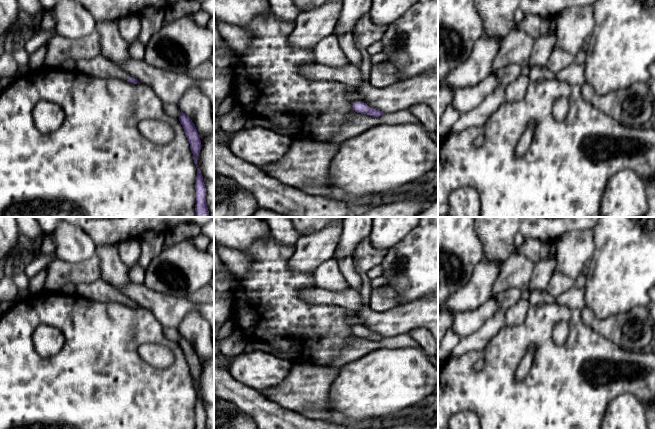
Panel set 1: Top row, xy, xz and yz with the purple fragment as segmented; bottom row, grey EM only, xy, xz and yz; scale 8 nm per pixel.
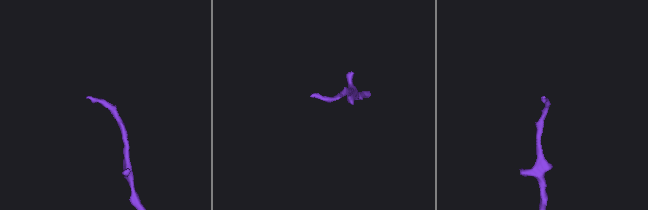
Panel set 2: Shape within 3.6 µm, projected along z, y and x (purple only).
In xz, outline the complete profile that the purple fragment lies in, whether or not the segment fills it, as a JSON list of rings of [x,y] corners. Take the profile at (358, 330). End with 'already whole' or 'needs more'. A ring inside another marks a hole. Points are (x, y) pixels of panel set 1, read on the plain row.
[[[355,325],[353,326],[353,334],[357,337],[361,338],[367,338],[373,341],[379,341],[383,339],[384,337],[381,336],[380,334],[376,334],[373,332],[370,332],[366,327],[363,325]]]; already whole

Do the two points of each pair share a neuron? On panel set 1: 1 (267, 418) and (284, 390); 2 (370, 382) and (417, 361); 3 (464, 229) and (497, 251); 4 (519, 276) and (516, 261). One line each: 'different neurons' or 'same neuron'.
1: different neurons
2: same neuron
3: different neurons
4: same neuron

